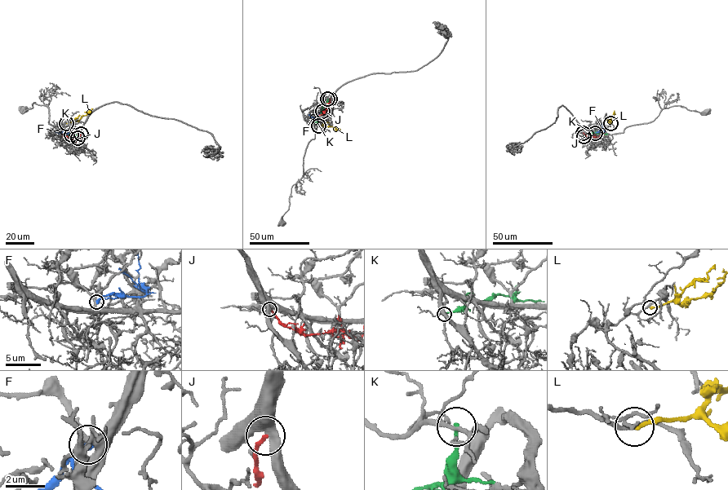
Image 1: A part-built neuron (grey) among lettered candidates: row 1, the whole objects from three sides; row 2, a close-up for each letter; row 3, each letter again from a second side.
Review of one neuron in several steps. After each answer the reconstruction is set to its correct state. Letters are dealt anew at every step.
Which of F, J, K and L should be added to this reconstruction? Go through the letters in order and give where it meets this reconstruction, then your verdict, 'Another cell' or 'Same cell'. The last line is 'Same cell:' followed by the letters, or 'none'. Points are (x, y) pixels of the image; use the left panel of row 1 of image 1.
F: Touches grey at (71, 134). Another cell
J: Touches grey at (81, 134). Another cell
K: Touches grey at (77, 138). Another cell
L: Touches grey at (66, 123). Another cell
Same cell: none

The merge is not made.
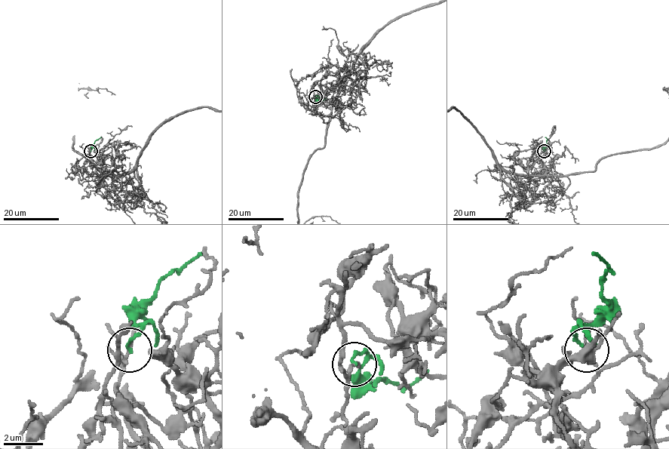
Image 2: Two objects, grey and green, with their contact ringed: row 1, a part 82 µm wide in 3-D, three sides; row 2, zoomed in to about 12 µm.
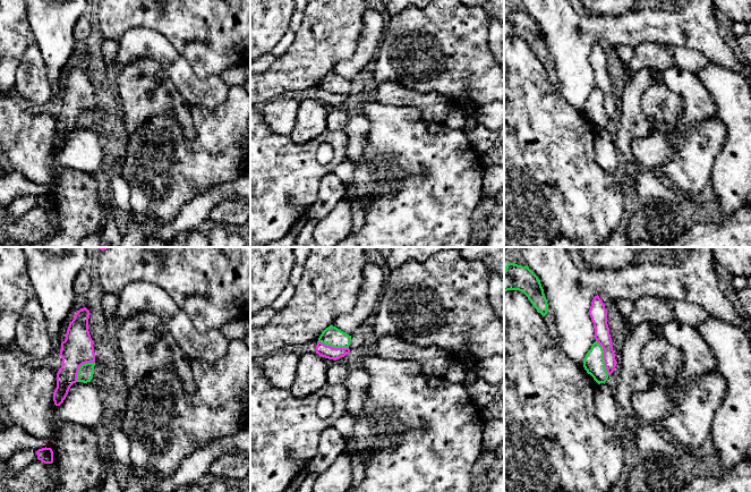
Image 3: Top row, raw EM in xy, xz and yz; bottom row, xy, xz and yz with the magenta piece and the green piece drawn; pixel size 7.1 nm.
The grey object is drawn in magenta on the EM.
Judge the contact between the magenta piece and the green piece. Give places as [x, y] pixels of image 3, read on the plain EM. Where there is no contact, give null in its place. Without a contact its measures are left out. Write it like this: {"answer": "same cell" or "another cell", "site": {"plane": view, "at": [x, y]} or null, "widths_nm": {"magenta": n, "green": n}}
{"answer": "another cell", "site": {"plane": "yz", "at": [604, 103]}, "widths_nm": {"magenta": 110, "green": 150}}

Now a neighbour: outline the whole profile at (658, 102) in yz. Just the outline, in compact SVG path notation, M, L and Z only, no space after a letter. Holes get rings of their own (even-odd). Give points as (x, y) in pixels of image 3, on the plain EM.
M654 71L649 87L641 96L641 109L649 120L677 124L682 99L663 80L662 73Z

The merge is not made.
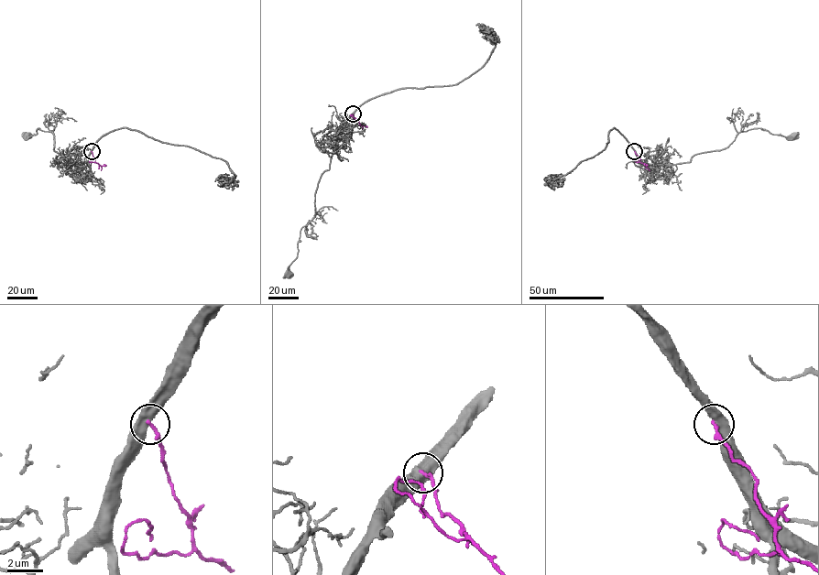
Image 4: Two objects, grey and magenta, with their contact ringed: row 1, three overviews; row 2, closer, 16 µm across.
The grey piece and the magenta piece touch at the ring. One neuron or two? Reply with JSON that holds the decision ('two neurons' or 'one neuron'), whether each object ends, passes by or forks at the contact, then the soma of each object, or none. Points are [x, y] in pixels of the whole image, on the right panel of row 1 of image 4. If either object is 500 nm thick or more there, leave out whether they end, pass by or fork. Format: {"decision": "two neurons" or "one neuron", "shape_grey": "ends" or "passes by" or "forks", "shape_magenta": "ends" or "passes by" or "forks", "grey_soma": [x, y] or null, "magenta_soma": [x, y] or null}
{"decision": "two neurons", "grey_soma": [794, 135], "magenta_soma": null}

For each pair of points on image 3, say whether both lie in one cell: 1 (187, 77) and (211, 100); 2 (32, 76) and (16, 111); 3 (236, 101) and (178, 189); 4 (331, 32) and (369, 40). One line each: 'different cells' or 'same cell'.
1: same cell
2: different cells
3: same cell
4: different cells

